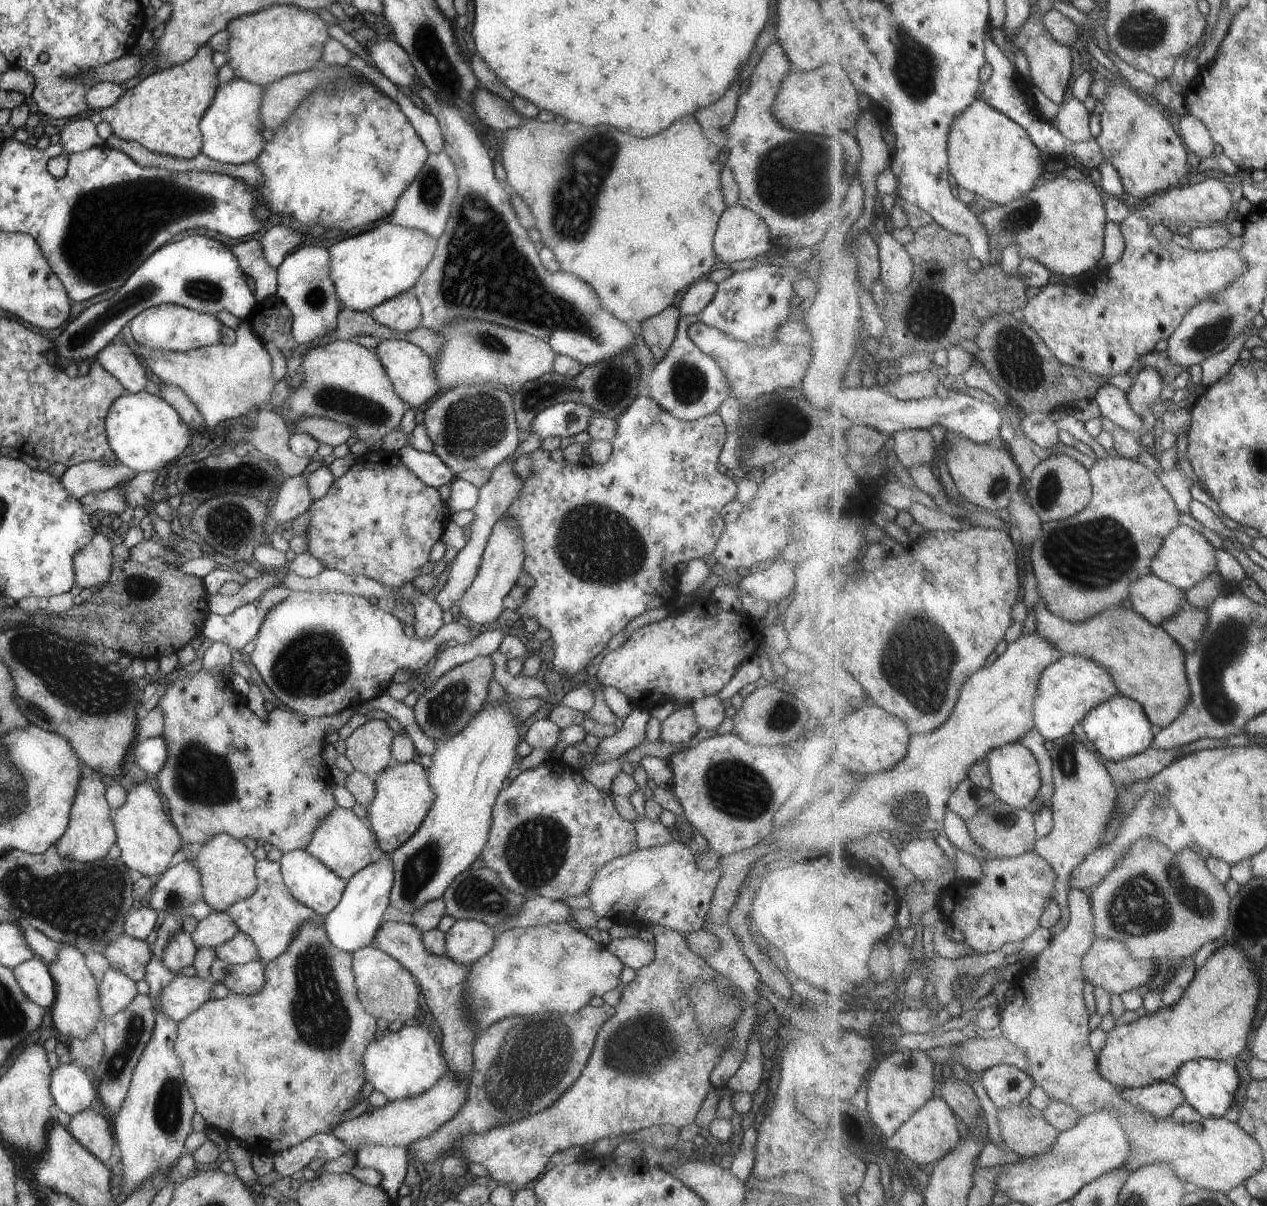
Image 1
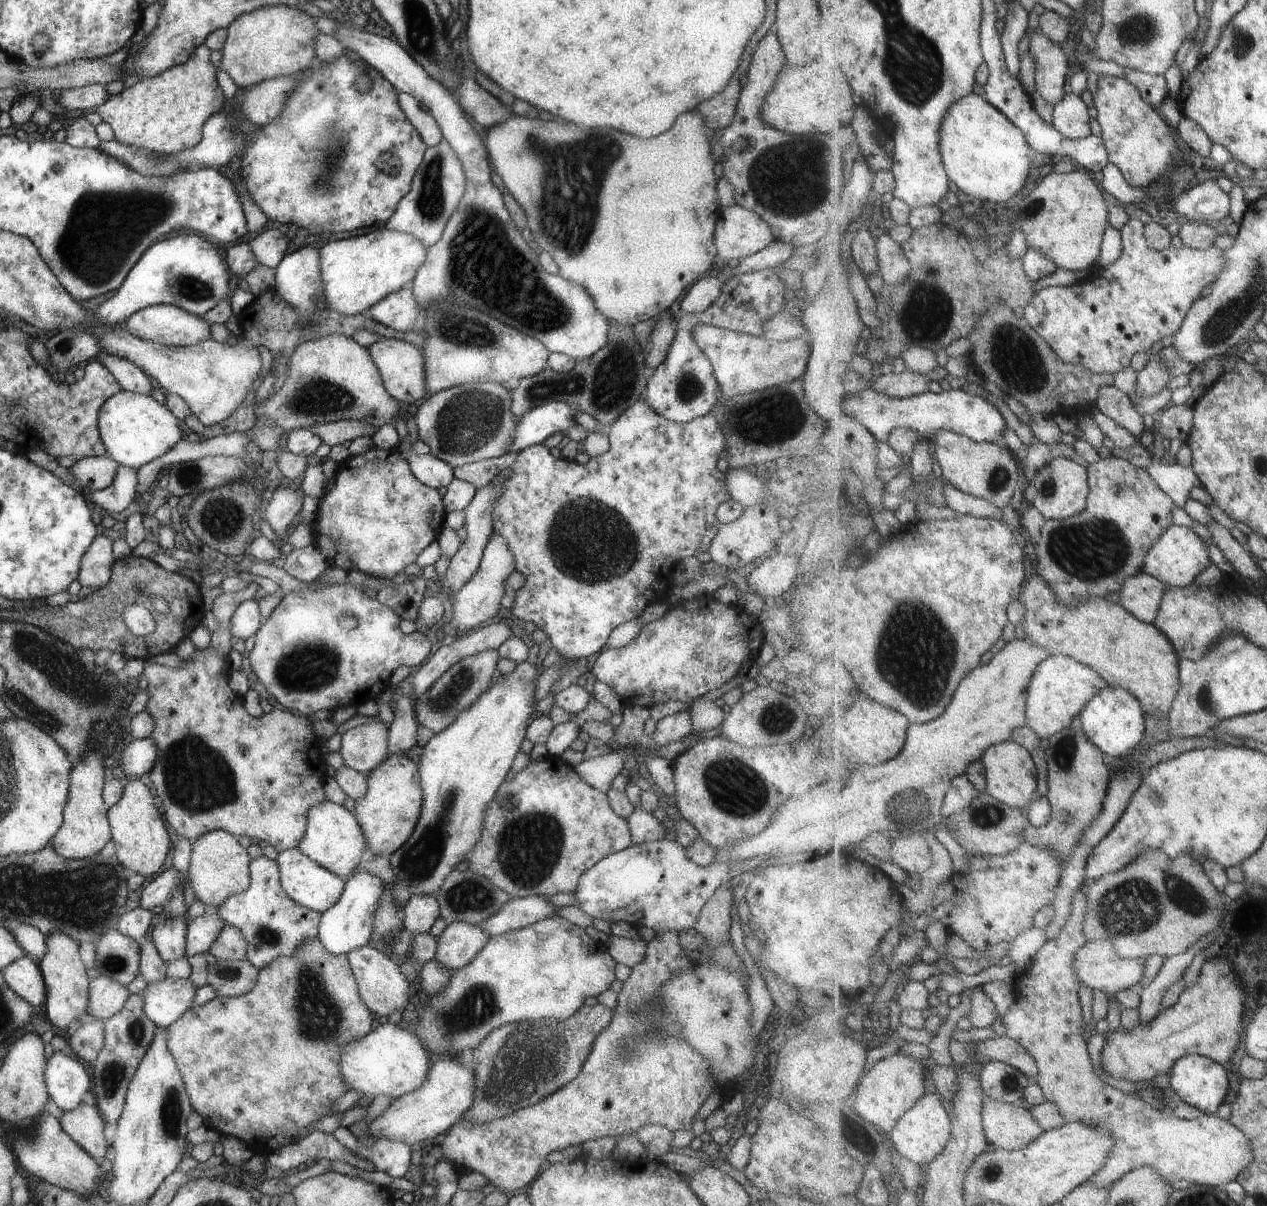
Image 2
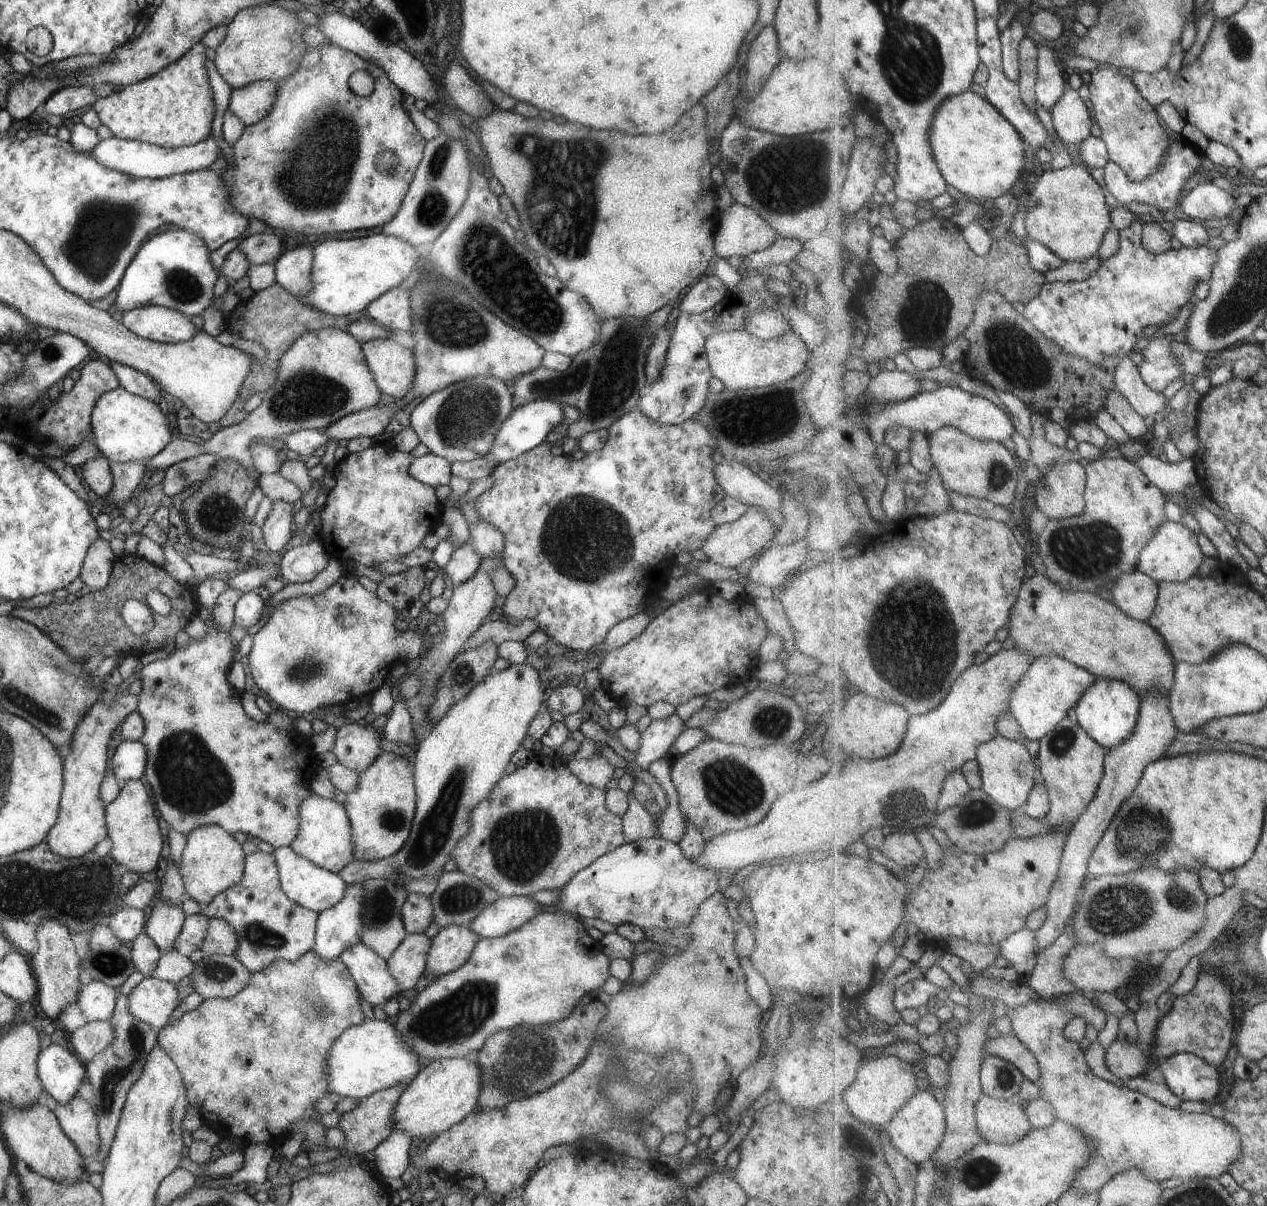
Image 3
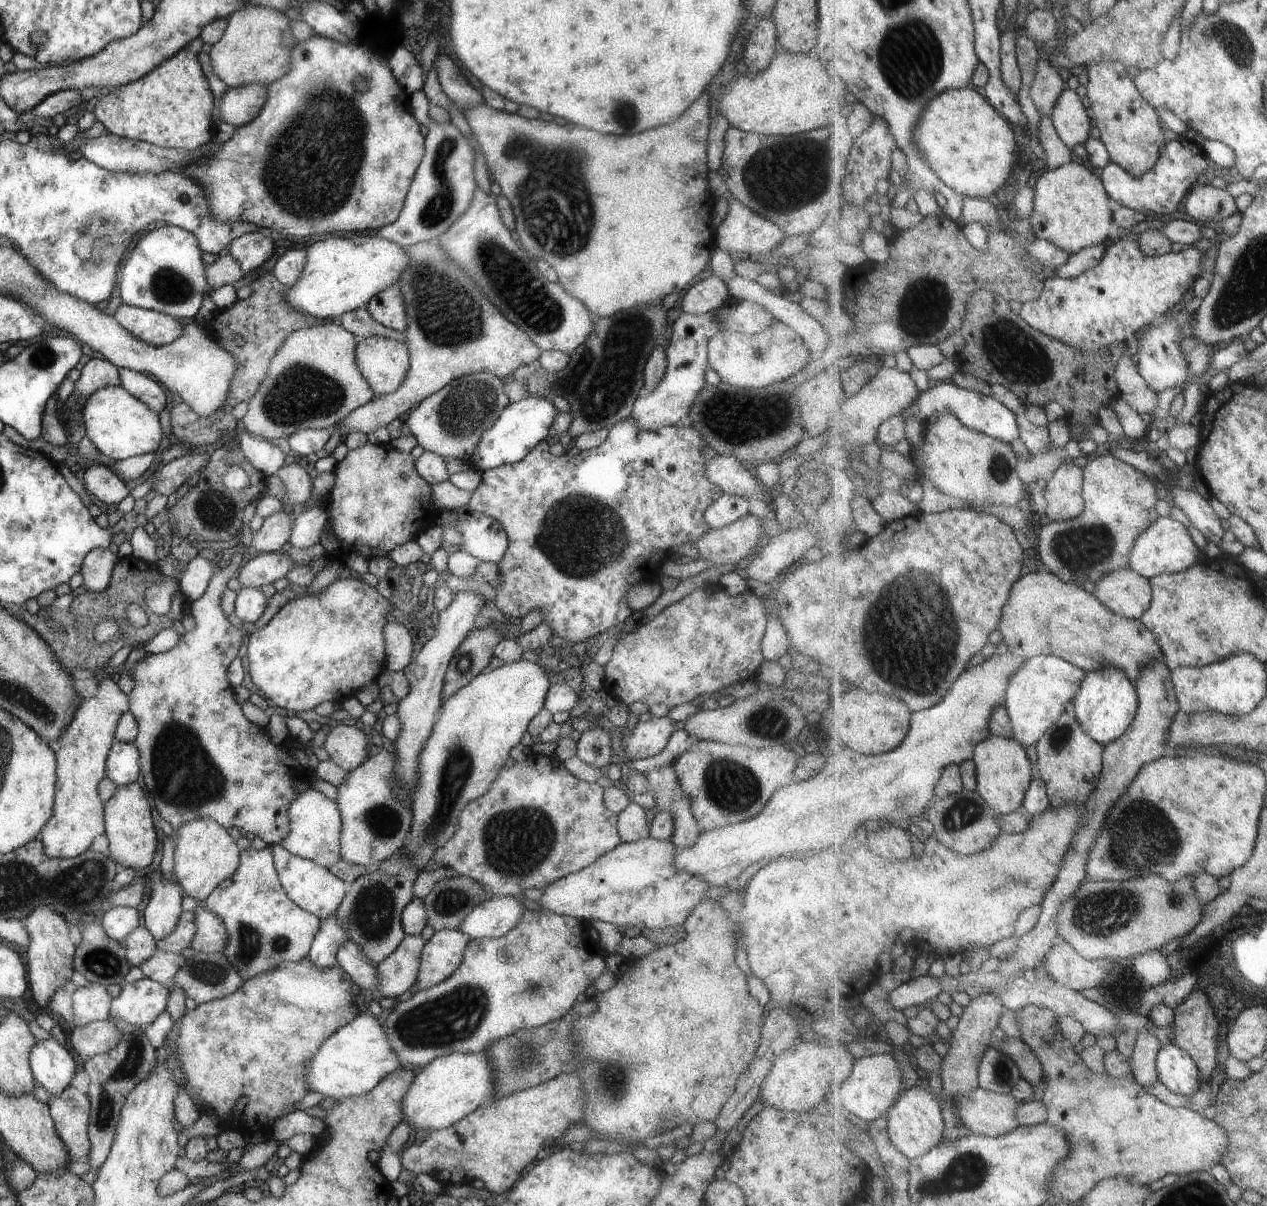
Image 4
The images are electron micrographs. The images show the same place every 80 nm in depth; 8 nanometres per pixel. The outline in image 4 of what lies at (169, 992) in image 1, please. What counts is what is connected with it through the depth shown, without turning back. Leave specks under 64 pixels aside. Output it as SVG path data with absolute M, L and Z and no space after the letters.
M147 977L121 985L119 996L111 999L109 1019L140 1027L151 1024L164 1010L169 991L164 984Z

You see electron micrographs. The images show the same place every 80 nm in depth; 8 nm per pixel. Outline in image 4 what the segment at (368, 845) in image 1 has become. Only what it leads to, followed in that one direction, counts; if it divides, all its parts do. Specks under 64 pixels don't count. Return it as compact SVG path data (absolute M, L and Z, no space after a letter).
M309 788L292 799L286 813L288 816L288 833L281 845L291 854L315 861L315 864L326 869L340 860L341 819L335 801L325 797L319 791Z

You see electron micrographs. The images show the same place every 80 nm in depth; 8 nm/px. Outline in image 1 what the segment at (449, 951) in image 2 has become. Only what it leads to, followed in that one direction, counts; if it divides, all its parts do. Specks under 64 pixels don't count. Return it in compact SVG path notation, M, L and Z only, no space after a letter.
M457 919L444 934L444 954L456 963L470 965L487 954L496 931L475 919Z

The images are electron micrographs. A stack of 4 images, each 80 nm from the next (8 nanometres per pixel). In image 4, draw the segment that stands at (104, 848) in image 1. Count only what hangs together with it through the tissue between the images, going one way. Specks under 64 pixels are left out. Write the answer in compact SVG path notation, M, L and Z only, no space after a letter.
M109 679L99 681L97 692L90 698L80 698L72 719L66 724L59 737L61 748L54 752L56 779L54 801L49 820L41 827L42 851L49 858L71 858L85 852L95 836L104 833L104 803L98 797L98 784L105 777L106 756L112 745L116 722L123 712L128 710L128 696Z

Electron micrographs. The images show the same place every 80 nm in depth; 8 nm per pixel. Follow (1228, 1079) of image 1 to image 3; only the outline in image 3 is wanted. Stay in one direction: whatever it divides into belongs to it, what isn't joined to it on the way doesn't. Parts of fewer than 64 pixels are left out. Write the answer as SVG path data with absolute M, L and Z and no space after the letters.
M1177 1053L1169 1057L1160 1066L1169 1088L1182 1100L1193 1102L1207 1102L1210 1106L1215 1105L1217 1094L1221 1090L1221 1074L1215 1065L1207 1062L1204 1058L1193 1053Z

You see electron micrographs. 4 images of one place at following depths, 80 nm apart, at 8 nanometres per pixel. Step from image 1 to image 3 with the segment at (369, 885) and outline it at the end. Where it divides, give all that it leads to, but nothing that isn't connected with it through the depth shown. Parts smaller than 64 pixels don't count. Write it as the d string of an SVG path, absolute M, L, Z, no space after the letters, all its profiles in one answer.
M365 881L346 884L343 896L328 909L321 911L316 918L314 930L314 943L312 949L326 961L339 957L347 947L360 942L362 933L361 912L363 910L364 890L362 889Z

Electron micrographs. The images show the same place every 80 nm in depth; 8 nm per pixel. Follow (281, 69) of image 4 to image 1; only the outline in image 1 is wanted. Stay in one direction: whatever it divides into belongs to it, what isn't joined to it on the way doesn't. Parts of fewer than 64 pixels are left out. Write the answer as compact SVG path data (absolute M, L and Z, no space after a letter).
M271 5L232 18L226 24L230 34L226 62L235 77L265 87L288 74L313 68L321 58L327 35L327 24L315 11L295 5Z

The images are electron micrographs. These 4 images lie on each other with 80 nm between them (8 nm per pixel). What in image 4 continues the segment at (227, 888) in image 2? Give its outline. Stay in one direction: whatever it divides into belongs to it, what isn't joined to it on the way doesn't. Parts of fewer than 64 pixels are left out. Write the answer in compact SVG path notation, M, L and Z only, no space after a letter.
M198 818L187 821L175 830L175 835L173 874L177 885L183 895L202 902L220 882L234 873L239 864L240 851L227 830L213 819Z

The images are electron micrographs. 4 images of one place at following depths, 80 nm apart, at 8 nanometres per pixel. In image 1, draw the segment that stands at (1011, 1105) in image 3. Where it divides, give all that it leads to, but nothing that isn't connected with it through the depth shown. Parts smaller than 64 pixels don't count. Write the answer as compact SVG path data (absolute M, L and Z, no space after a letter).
M1033 1106L997 1109L997 1123L1002 1142L1021 1158L1048 1153L1061 1132L1045 1118L1044 1112Z

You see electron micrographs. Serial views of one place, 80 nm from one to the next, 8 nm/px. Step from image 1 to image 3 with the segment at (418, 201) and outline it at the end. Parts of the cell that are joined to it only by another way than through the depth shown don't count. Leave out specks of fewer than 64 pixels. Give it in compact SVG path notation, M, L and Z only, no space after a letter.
M440 132L424 144L421 160L398 211L382 226L381 232L425 248L441 234L461 208L469 186L469 173L470 164L463 143Z

